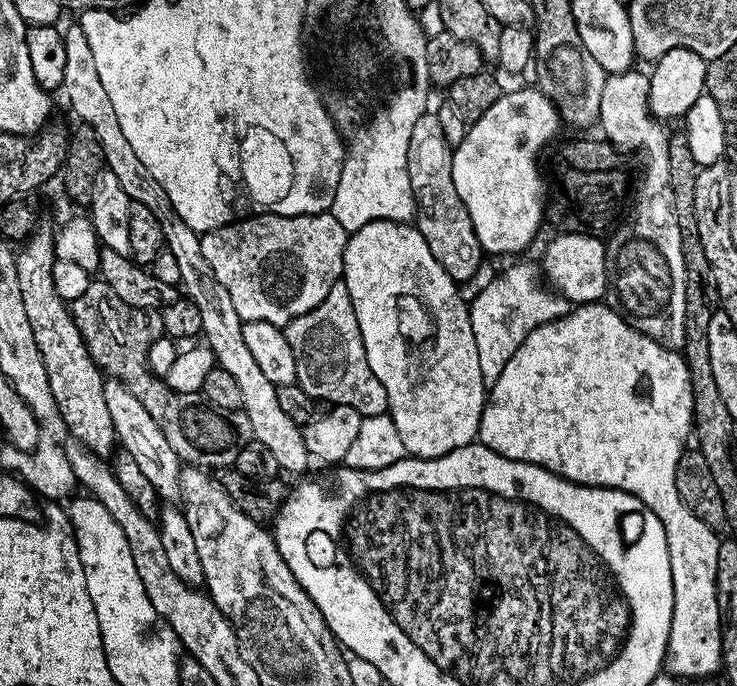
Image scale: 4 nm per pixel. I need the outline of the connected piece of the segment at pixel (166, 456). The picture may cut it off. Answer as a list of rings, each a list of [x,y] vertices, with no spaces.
[[[108,378],[104,381],[104,392],[106,394],[106,407],[110,410],[110,422],[114,422],[116,439],[119,447],[129,452],[138,462],[138,470],[150,478],[150,486],[154,486],[157,497],[164,502],[176,502],[180,500],[180,473],[182,461],[175,450],[166,442],[166,434],[158,430],[158,422],[150,418],[146,406],[122,386],[122,382]]]

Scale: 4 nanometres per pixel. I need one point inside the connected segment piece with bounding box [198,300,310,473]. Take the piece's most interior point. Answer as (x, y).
(222, 327)

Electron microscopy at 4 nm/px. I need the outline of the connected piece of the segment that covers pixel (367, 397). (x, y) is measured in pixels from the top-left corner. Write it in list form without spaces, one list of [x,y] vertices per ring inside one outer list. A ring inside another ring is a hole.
[[[339,279],[330,286],[330,294],[314,310],[294,318],[284,328],[284,336],[290,342],[290,350],[294,350],[294,362],[296,363],[296,382],[318,401],[325,405],[341,404],[342,406],[354,406],[361,418],[366,416],[383,417],[388,411],[388,399],[382,382],[374,376],[374,370],[370,370],[367,359],[364,356],[362,334],[358,328],[358,318],[354,314],[354,306],[350,302],[350,290],[346,290],[346,282]]]

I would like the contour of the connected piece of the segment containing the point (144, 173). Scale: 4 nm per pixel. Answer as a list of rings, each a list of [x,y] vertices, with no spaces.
[[[72,22],[69,28],[63,29],[66,42],[66,74],[62,85],[62,93],[68,99],[70,107],[76,111],[76,120],[79,123],[90,126],[94,134],[98,134],[98,142],[102,142],[104,162],[107,171],[118,178],[122,190],[133,202],[150,206],[150,210],[156,212],[156,217],[162,222],[173,219],[174,213],[168,206],[166,194],[152,180],[152,175],[138,162],[138,154],[130,150],[130,142],[122,134],[122,125],[118,123],[118,114],[114,111],[114,105],[110,102],[106,90],[102,86],[102,78],[98,78],[98,70],[94,67],[94,53],[90,51],[90,42],[86,42],[86,34],[82,34],[79,23]]]

